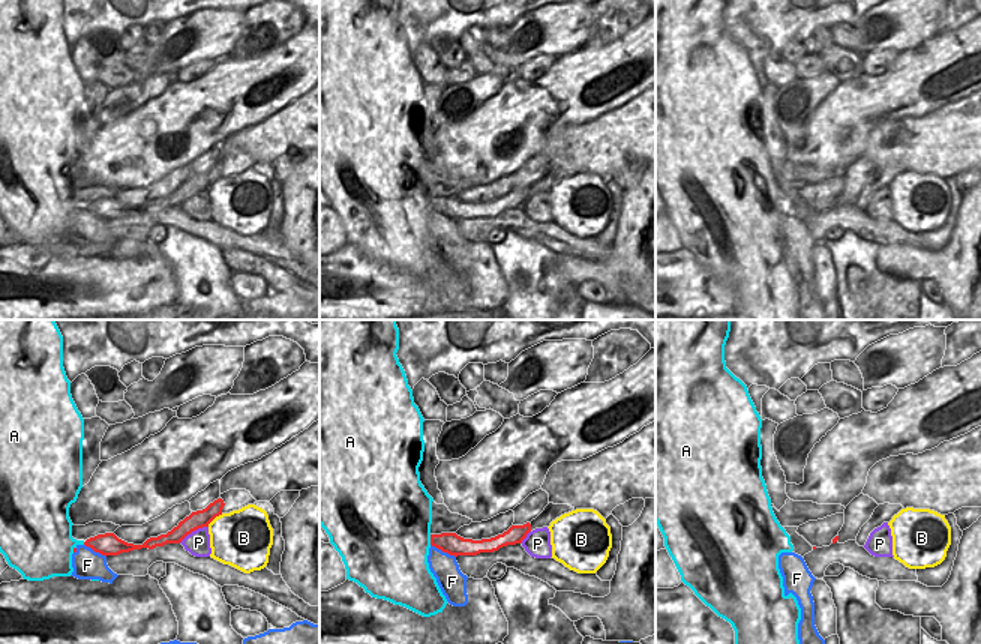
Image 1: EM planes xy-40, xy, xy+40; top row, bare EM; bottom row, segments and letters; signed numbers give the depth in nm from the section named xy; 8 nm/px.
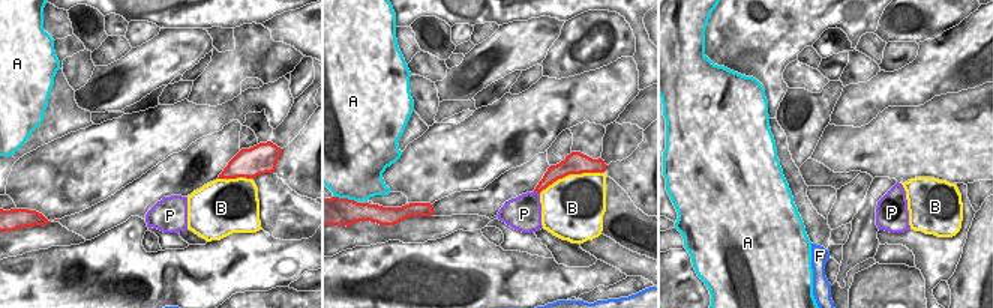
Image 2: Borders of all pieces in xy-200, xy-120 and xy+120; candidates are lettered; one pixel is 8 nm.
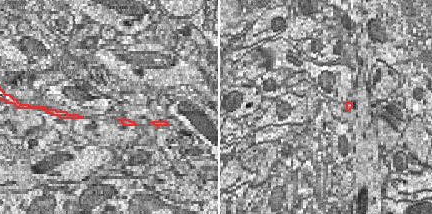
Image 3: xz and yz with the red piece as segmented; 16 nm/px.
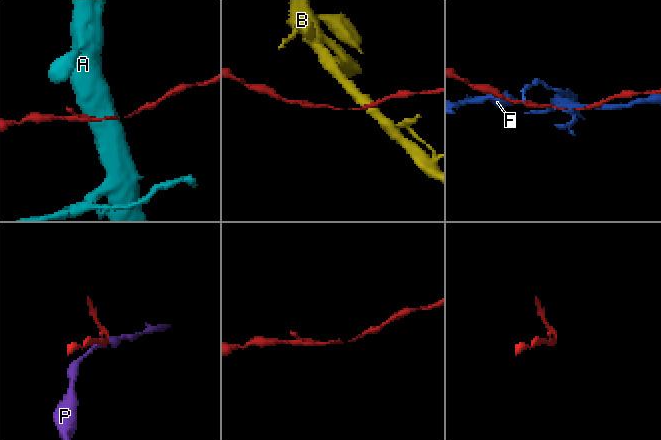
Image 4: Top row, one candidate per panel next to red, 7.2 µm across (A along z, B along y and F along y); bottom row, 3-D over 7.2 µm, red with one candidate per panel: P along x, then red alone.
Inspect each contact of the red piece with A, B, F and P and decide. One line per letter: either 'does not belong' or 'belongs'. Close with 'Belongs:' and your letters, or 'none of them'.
A: does not belong
B: does not belong
F: does not belong
P: does not belong
Belongs: none of them

